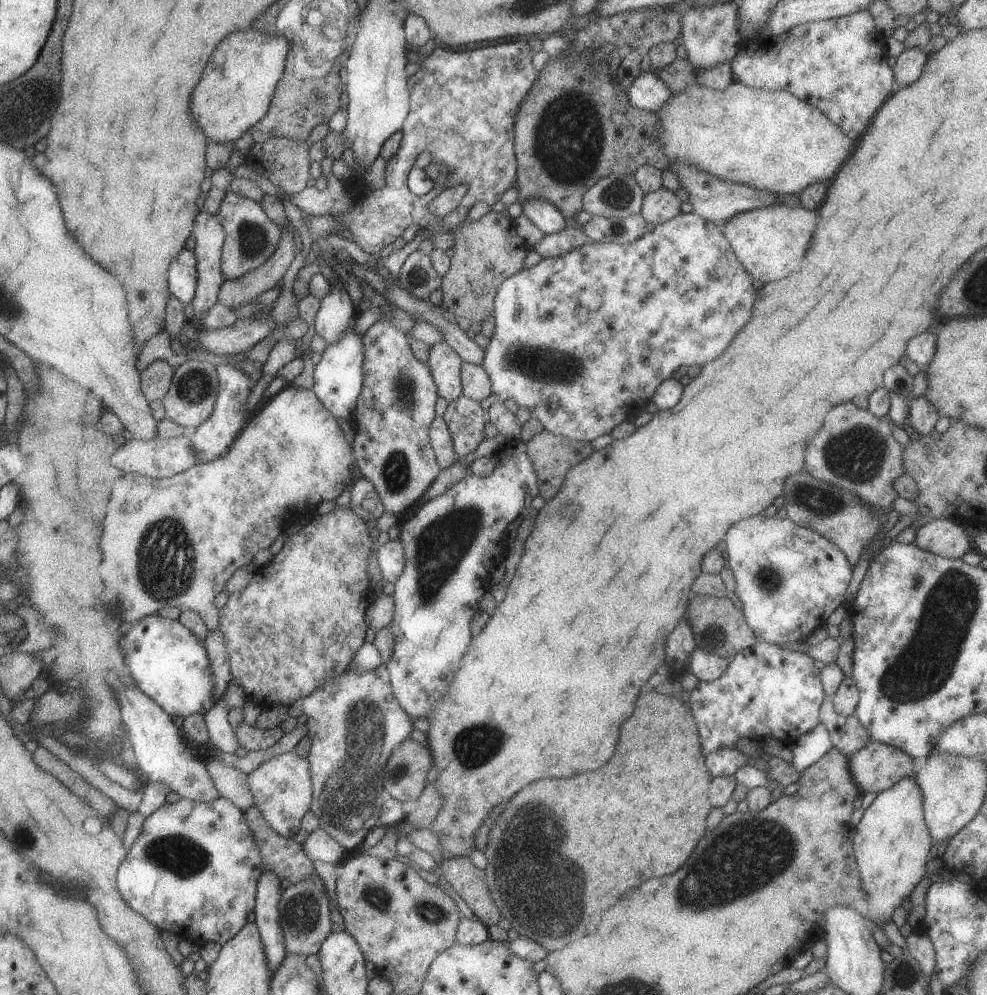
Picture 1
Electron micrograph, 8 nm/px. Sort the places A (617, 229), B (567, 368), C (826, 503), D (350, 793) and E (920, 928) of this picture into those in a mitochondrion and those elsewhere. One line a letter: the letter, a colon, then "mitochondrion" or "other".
A: mitochondrion
B: mitochondrion
C: mitochondrion
D: mitochondrion
E: other

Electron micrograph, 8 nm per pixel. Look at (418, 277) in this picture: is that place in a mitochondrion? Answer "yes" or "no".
yes

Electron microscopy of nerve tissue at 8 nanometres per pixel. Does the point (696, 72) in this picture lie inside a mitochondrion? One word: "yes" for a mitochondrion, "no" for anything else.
no

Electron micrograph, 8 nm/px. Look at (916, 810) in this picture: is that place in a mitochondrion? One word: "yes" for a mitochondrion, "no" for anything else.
no

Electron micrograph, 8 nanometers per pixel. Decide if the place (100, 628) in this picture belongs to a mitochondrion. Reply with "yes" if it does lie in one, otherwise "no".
no

